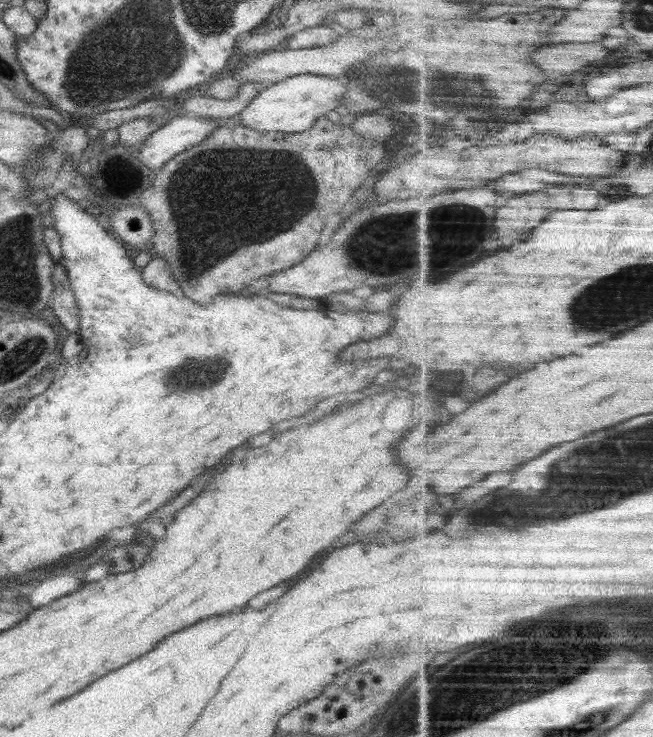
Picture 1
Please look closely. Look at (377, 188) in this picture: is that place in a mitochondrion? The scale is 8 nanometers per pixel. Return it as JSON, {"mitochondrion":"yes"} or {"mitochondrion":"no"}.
{"mitochondrion":"no"}

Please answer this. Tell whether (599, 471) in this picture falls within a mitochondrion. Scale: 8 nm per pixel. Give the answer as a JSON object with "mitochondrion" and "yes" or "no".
{"mitochondrion":"yes"}

